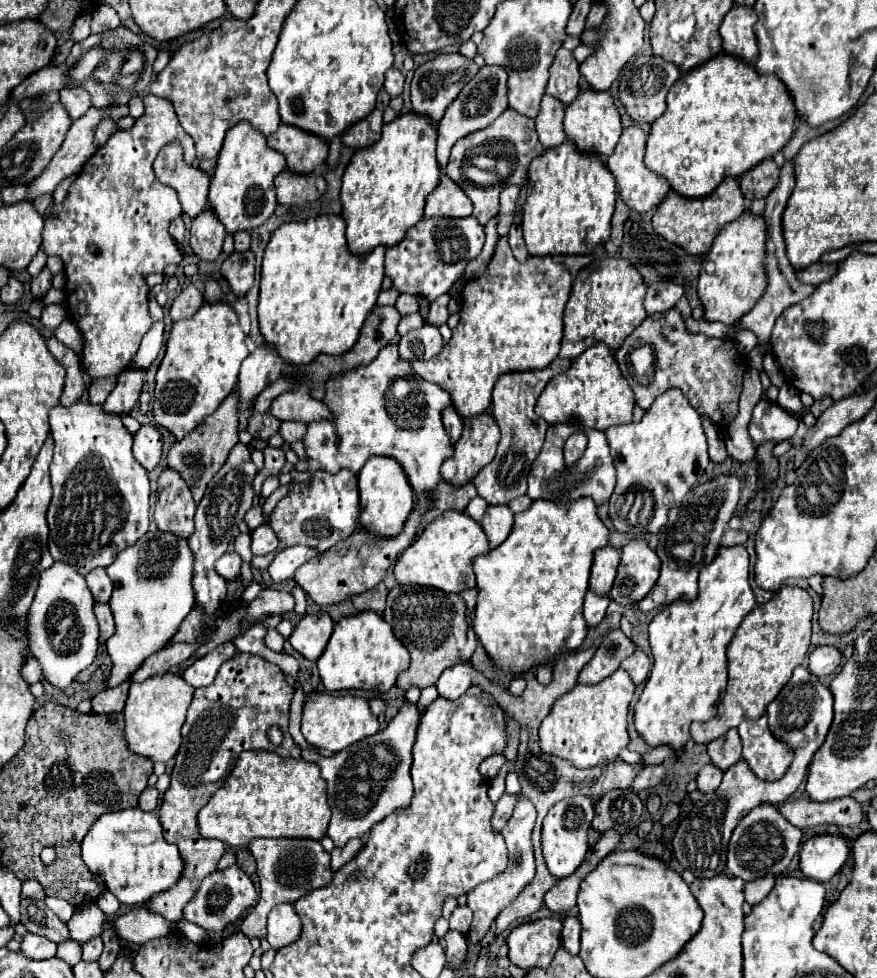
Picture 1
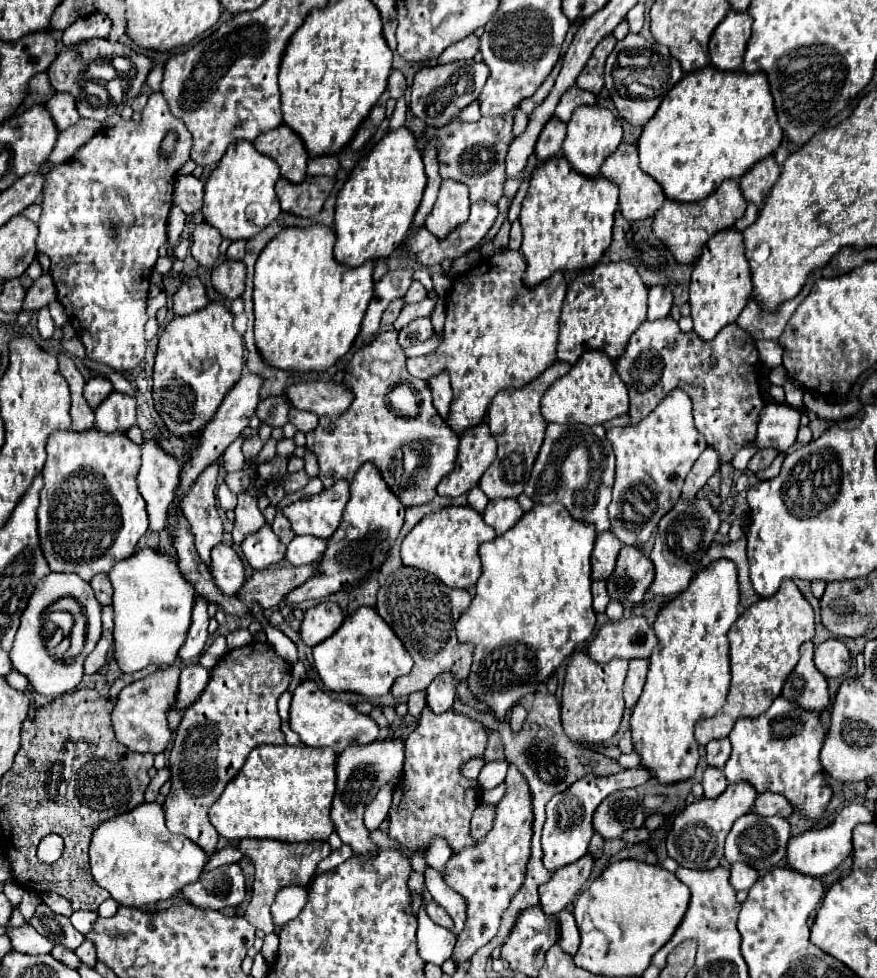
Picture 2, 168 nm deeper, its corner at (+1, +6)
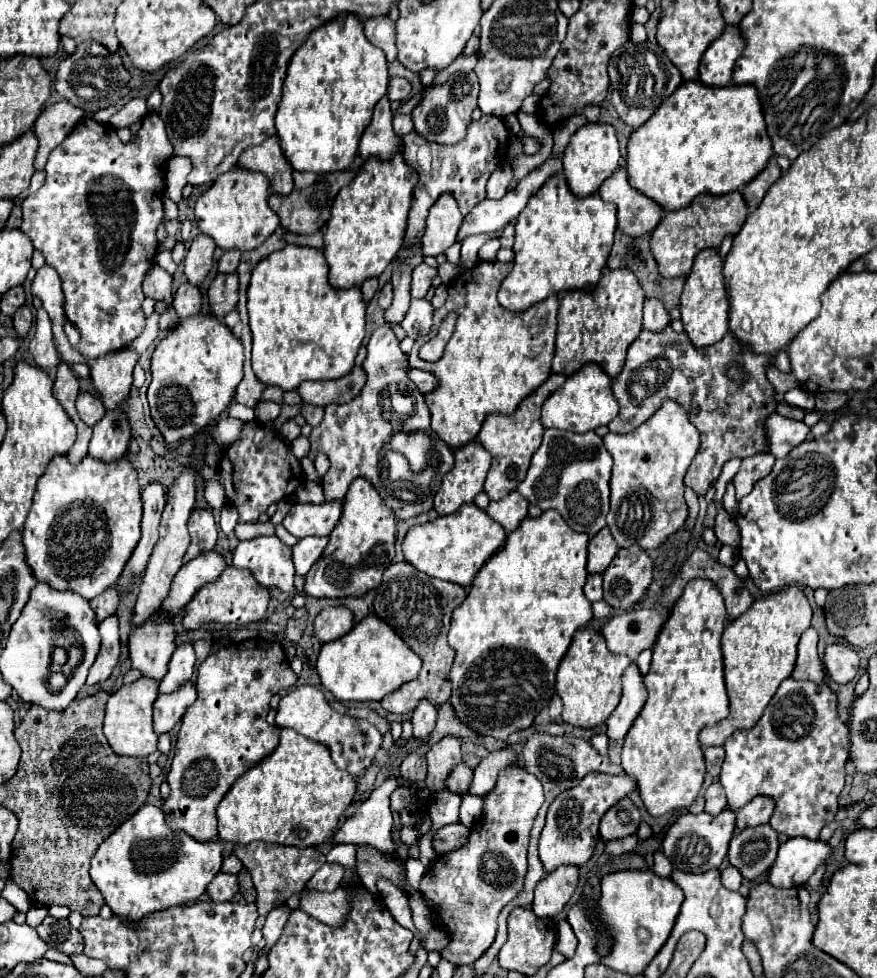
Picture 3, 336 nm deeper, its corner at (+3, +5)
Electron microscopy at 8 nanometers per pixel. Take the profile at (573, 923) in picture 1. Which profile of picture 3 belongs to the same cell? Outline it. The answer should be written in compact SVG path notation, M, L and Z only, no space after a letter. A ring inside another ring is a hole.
M560 920L558 922L558 942L556 942L556 950L560 954L564 954L566 958L572 958L576 952L576 936L572 932L572 926L568 924L568 920Z

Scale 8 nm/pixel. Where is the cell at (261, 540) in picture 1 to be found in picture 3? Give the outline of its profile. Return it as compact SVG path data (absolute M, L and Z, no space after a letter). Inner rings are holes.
M258 536L240 542L232 552L232 564L236 568L246 568L256 582L268 590L294 590L292 548L278 536Z

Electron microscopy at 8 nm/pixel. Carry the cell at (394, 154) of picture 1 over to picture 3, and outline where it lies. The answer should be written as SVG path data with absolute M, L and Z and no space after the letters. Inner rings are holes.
M402 154L392 162L370 158L356 174L352 184L342 188L334 200L332 216L324 230L324 258L328 262L328 282L332 288L362 286L368 278L378 278L396 258L412 204L416 172L404 164Z

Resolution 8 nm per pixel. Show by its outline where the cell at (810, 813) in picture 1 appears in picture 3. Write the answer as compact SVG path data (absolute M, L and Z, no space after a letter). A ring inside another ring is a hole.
M758 796L756 800L748 802L744 808L736 812L736 832L742 832L744 828L754 828L764 822L768 822L772 816L772 800Z

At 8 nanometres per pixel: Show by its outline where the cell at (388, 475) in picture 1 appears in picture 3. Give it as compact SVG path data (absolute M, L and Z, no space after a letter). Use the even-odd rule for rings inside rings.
M356 478L342 504L342 516L330 534L330 542L320 560L306 574L306 594L314 598L364 596L382 582L382 572L394 560L396 516L380 494L364 478Z

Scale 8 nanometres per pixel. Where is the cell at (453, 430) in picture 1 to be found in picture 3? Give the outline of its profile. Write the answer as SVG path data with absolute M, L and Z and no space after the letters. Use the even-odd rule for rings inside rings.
M408 368L408 376L410 376L410 380L416 384L416 388L418 388L422 394L430 392L430 390L436 386L436 378L434 378L432 374L424 372L424 370L418 370L418 368Z

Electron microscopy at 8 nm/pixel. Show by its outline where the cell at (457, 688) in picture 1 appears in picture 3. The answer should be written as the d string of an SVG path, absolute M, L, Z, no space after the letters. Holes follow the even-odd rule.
M422 700L422 704L412 712L412 726L414 726L414 740L420 742L430 736L436 724L436 714L438 710L428 704L428 700Z

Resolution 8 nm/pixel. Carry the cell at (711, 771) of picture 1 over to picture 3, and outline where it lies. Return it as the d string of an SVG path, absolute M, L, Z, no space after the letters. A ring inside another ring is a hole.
M716 782L704 792L704 798L706 798L706 812L712 816L718 816L726 808L724 788L720 788L720 784L716 784Z

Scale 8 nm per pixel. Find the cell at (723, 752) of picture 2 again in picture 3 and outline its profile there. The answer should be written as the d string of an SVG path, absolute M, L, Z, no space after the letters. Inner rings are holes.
M714 746L714 748L704 748L704 758L706 758L706 770L712 778L720 774L720 766L724 762L724 748Z

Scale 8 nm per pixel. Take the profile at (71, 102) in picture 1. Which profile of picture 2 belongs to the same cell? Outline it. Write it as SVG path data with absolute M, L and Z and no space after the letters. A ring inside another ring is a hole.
M54 93L48 103L46 103L48 111L54 117L54 123L60 131L68 129L70 125L80 121L80 113L76 109L76 99L70 93Z

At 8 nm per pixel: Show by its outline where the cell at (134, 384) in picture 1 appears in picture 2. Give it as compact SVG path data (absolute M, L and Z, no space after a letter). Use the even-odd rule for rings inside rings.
M112 391L96 409L96 427L112 431L128 431L136 423L136 399L126 393Z

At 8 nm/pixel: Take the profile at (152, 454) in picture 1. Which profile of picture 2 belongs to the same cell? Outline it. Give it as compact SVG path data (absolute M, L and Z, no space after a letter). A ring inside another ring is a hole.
M144 439L140 447L142 467L138 473L138 487L146 501L150 531L162 531L166 527L166 511L174 503L182 465L154 439Z

